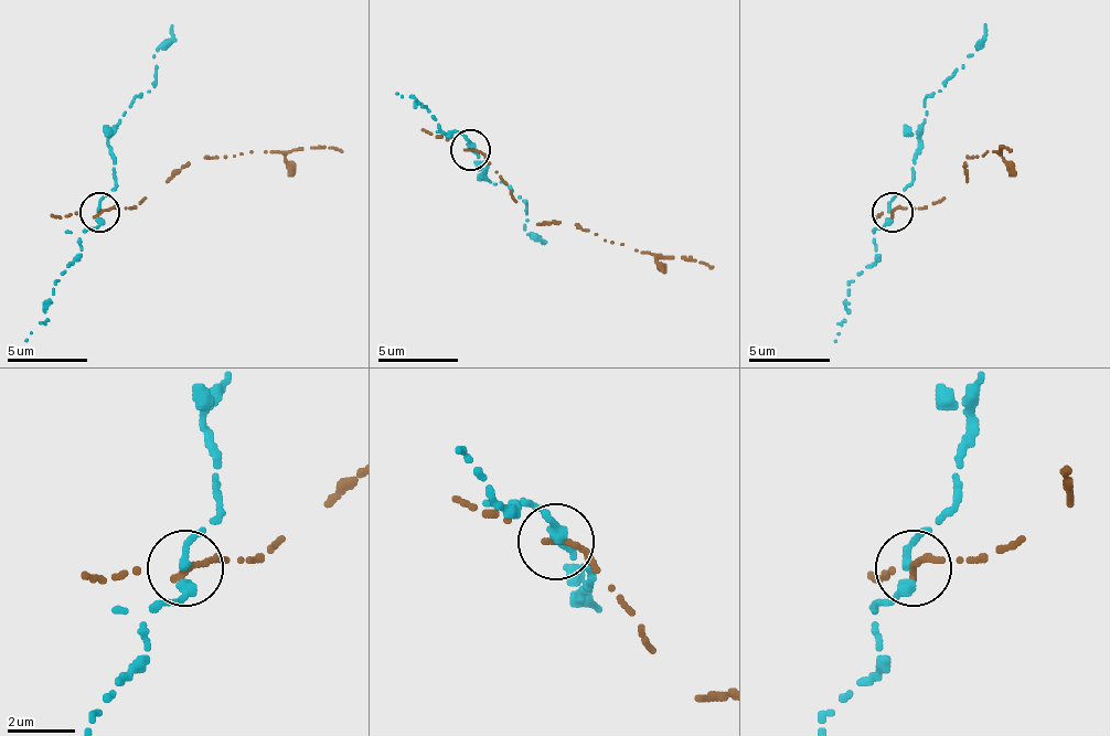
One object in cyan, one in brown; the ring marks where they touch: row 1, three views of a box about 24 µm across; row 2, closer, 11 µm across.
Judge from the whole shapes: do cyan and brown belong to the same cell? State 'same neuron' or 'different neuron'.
different neuron

